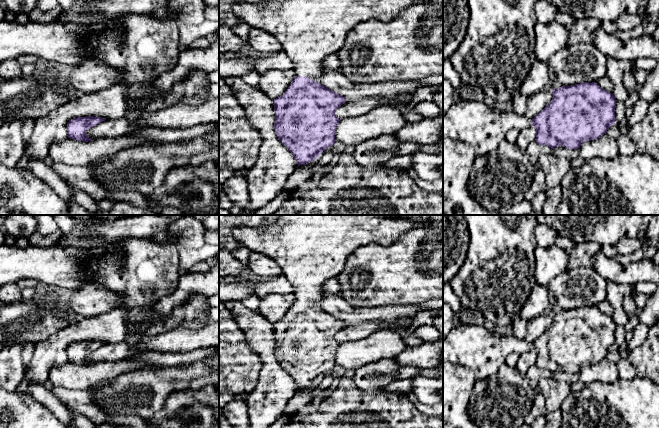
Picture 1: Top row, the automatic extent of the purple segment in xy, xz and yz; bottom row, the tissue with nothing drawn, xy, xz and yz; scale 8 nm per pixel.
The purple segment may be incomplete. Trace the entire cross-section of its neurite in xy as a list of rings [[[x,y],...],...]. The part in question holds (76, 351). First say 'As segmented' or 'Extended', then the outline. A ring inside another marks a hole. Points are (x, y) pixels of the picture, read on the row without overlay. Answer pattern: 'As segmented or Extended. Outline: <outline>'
As segmented. Outline: [[[93,340],[73,342],[67,347],[68,361],[83,366],[92,365],[92,363],[86,359],[86,355],[105,344],[105,342]]]

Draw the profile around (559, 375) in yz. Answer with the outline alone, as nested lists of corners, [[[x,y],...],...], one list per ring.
[[[561,369],[553,372],[552,378],[556,381],[565,381],[568,384],[579,381],[578,373],[567,373]]]

